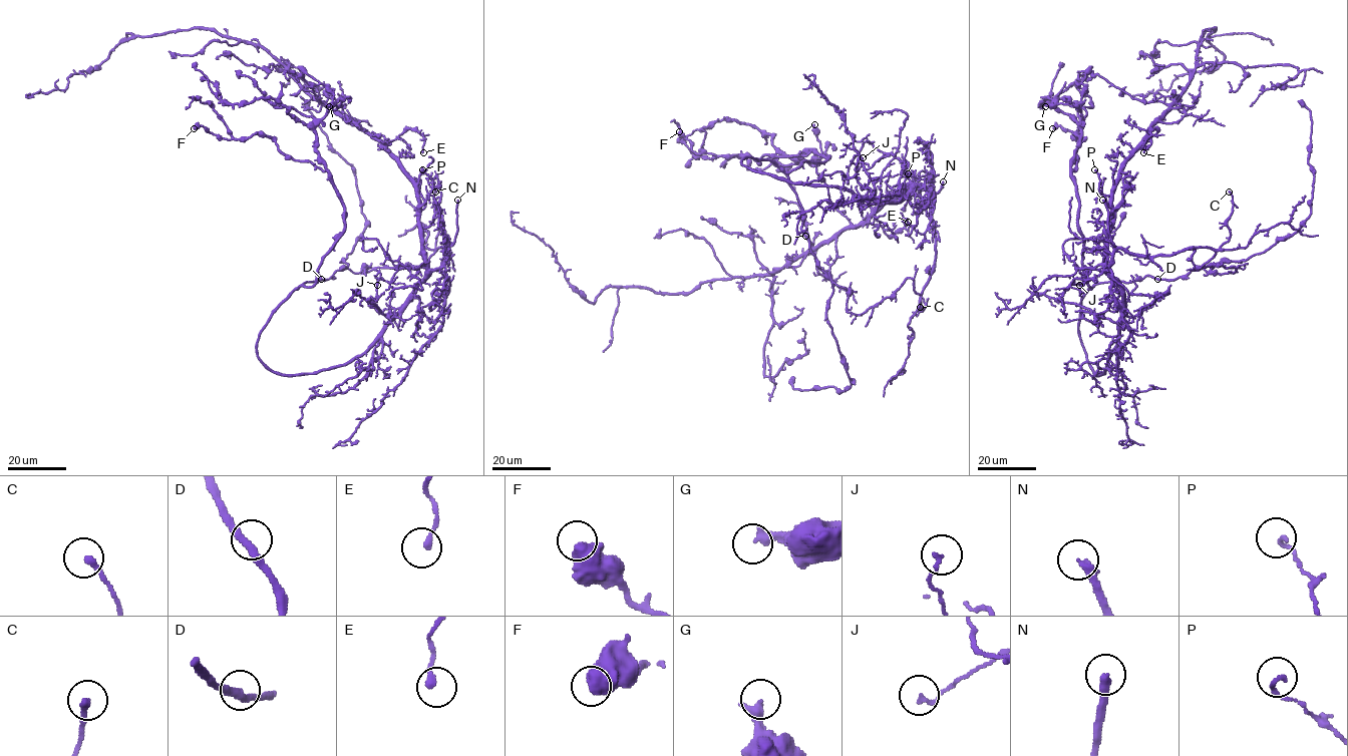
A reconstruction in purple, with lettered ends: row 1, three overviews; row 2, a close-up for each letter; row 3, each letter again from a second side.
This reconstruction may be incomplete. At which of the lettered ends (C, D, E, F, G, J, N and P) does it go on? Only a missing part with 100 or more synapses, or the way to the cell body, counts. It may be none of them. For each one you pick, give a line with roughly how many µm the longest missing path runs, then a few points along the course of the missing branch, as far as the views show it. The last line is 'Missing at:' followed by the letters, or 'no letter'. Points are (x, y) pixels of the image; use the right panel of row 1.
N: 45 µm | (1102, 200), (1107, 177), (1132, 135), (1131, 114), (1123, 106)
Missing at: N

